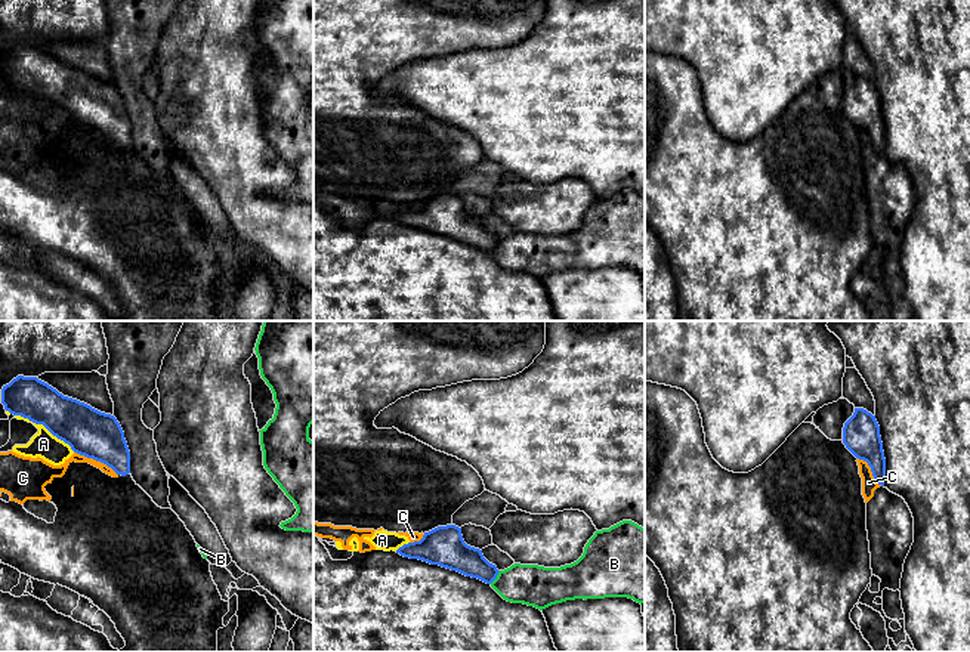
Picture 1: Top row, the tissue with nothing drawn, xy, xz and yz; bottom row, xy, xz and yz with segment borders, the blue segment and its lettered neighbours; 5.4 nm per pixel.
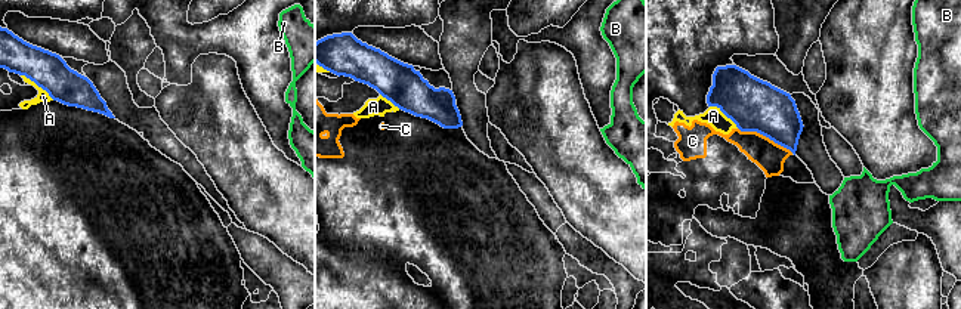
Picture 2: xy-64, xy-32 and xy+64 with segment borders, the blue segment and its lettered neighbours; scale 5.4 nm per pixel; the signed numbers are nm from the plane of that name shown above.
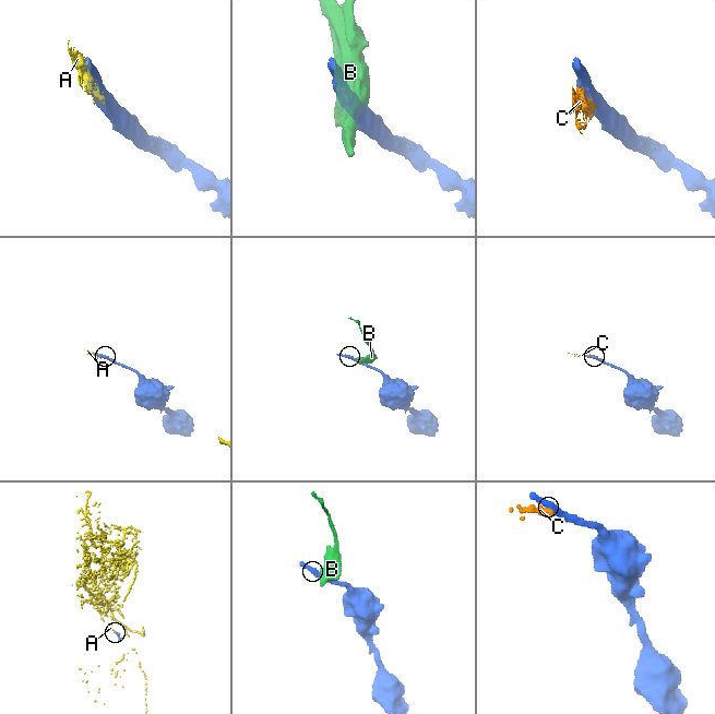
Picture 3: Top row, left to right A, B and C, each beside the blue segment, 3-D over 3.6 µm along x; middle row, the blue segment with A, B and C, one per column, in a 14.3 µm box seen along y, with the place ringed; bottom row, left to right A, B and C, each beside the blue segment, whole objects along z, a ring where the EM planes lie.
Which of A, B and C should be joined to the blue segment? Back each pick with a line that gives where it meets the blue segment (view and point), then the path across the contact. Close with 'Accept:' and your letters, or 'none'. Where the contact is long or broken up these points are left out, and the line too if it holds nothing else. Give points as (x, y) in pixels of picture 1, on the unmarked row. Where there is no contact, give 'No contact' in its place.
A: Touches blue at xy (45, 95)
Accept: A

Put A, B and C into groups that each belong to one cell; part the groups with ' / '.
A / B / C

